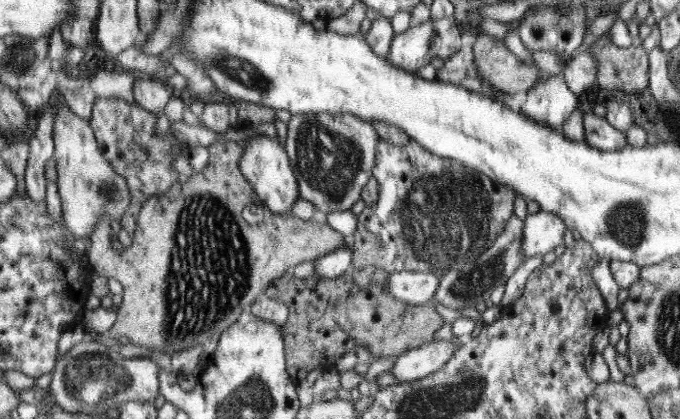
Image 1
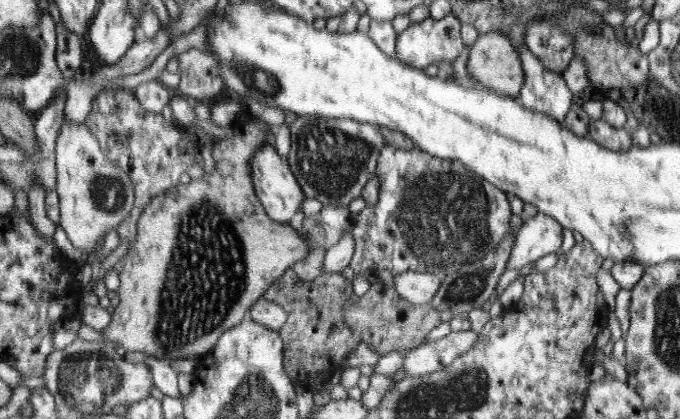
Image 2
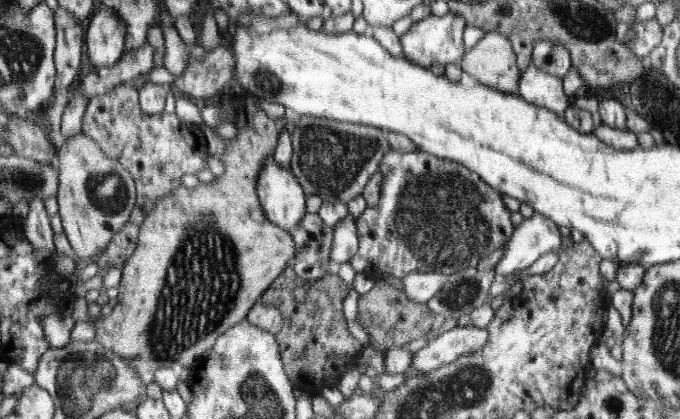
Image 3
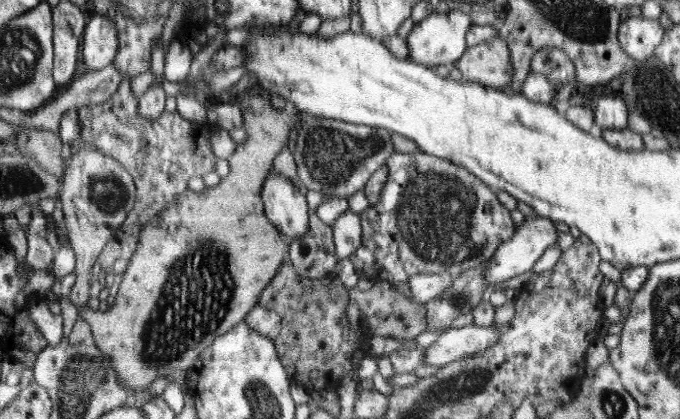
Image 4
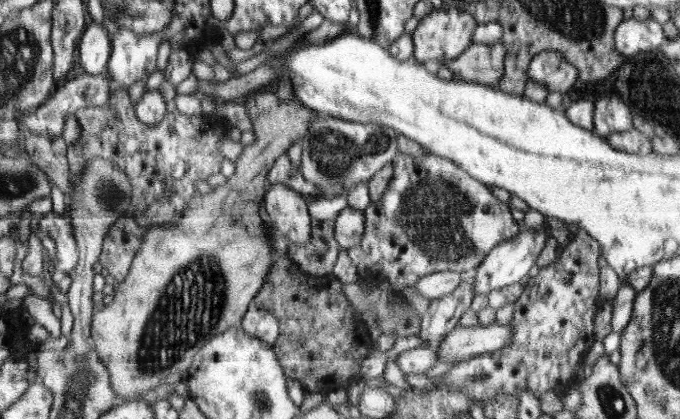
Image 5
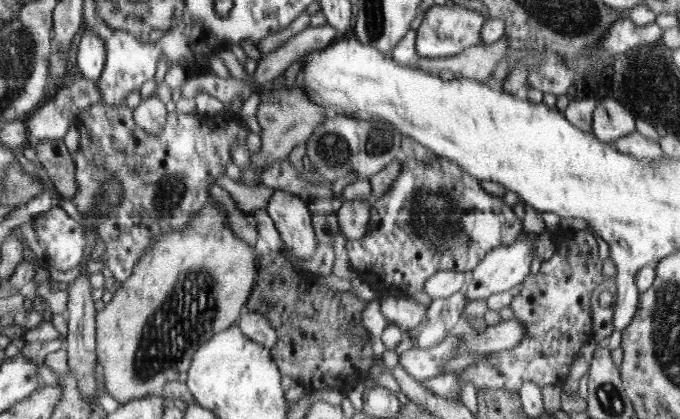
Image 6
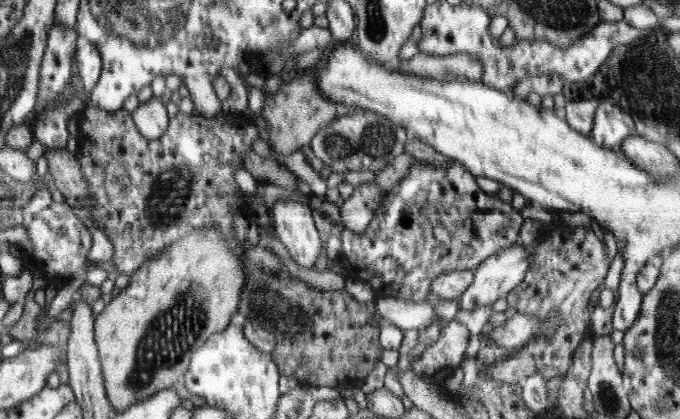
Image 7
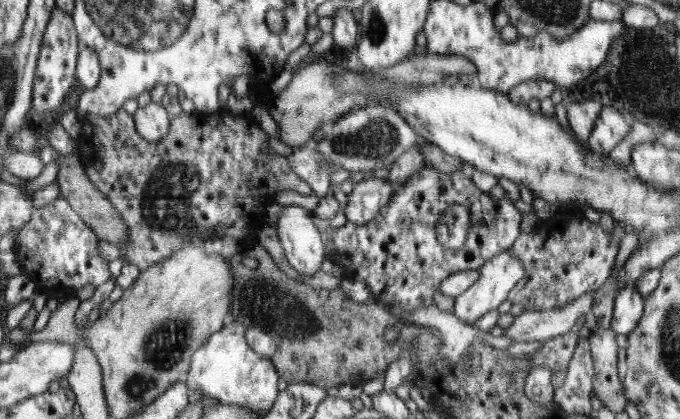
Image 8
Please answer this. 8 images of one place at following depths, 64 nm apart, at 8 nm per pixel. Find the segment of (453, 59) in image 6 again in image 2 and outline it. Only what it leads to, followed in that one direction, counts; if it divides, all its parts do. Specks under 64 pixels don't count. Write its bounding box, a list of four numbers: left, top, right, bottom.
[467,31,525,104]

